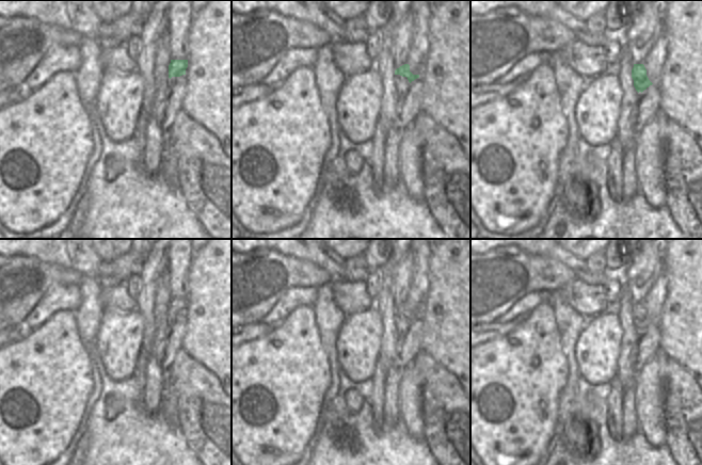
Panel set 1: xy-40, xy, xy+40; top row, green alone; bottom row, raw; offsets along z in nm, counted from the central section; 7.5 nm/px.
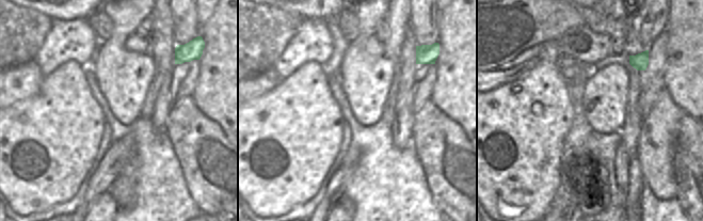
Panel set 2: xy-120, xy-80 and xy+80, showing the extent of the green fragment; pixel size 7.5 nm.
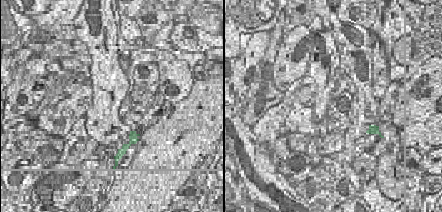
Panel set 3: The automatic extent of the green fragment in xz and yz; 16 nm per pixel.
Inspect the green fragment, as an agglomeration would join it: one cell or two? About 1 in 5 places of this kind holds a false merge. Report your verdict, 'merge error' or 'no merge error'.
no merge error

